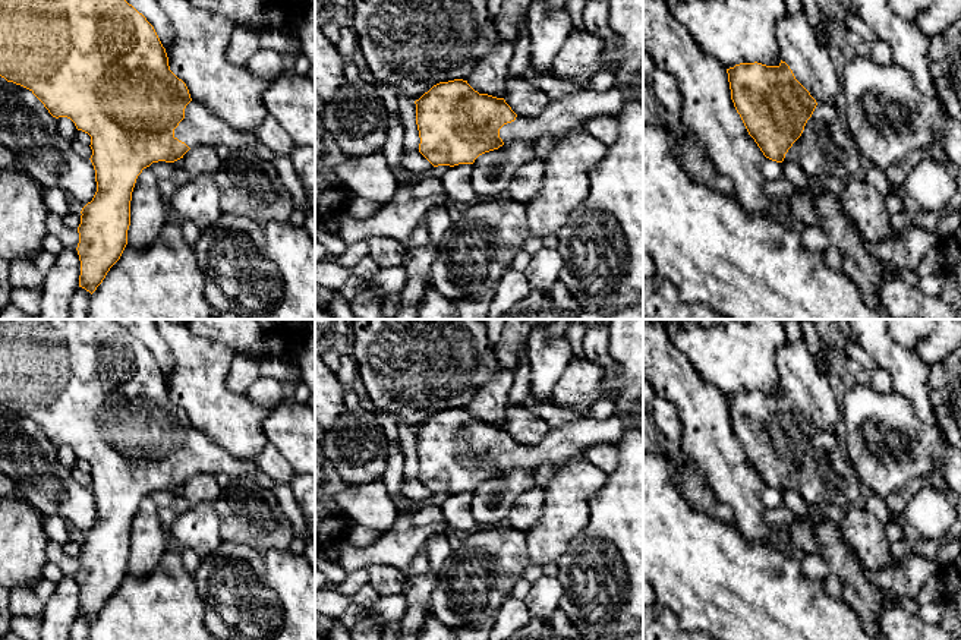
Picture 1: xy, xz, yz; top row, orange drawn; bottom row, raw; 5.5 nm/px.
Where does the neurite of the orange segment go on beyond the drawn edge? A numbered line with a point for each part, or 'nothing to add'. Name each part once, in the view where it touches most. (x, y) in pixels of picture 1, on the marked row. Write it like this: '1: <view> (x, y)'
1: xy (199, 126)

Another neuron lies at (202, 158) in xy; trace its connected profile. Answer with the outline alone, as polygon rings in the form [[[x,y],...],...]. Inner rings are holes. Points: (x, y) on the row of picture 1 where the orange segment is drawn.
[[[199,145],[190,148],[183,155],[183,167],[190,174],[190,177],[204,173],[215,174],[221,168],[221,165],[223,164],[214,146]]]

